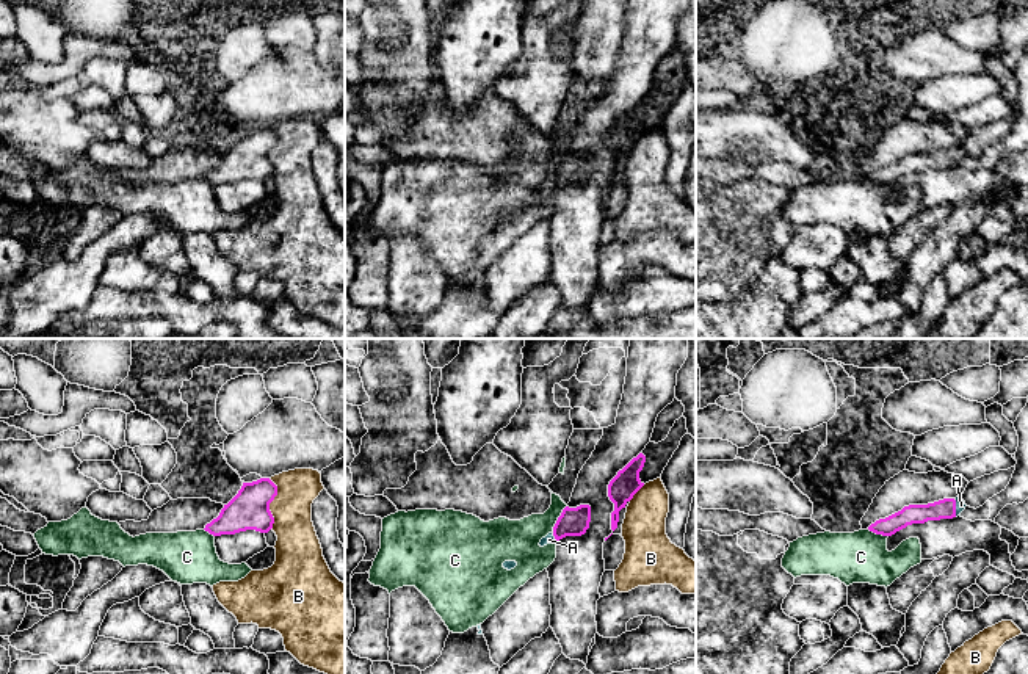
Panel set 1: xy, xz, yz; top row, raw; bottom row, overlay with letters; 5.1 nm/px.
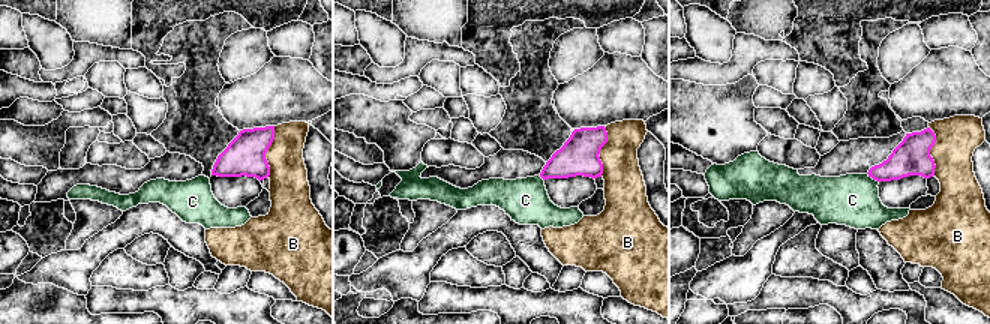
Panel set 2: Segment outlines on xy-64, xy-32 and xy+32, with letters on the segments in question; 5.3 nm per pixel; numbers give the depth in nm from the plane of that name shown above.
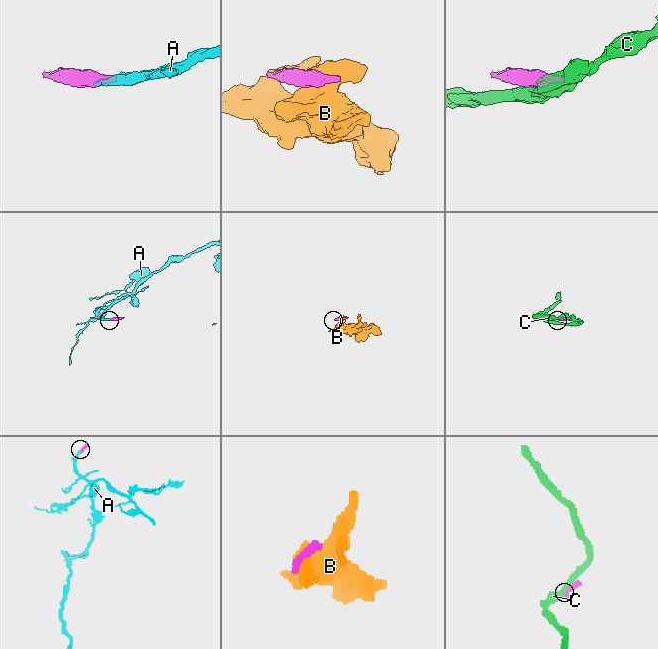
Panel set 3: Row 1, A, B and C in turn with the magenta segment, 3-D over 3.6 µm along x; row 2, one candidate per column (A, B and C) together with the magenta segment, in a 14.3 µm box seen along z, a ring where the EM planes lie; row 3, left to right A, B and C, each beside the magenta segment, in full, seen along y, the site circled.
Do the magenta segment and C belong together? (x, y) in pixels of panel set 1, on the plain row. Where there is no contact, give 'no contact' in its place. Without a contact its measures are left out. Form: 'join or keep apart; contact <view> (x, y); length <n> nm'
keep apart; contact xz (558, 166); length 150 nm

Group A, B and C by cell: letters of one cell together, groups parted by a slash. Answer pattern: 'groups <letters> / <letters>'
groups A / B / C

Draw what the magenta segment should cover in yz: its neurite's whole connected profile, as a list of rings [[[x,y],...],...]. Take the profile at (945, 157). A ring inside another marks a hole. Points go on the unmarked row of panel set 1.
[[[962,146],[943,147],[928,154],[909,154],[885,168],[876,169],[868,179],[876,183],[892,185],[912,172],[957,166],[965,155]]]

